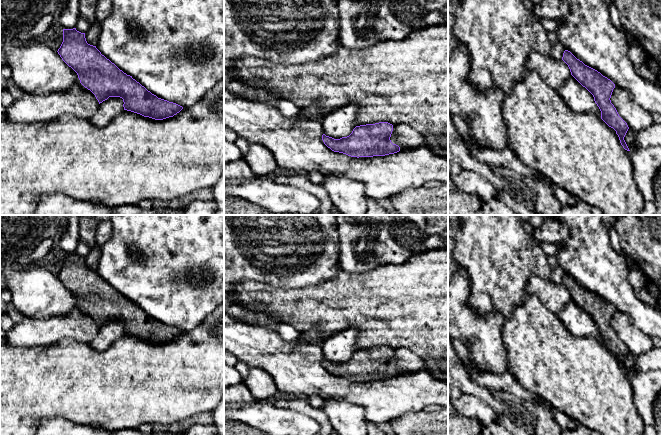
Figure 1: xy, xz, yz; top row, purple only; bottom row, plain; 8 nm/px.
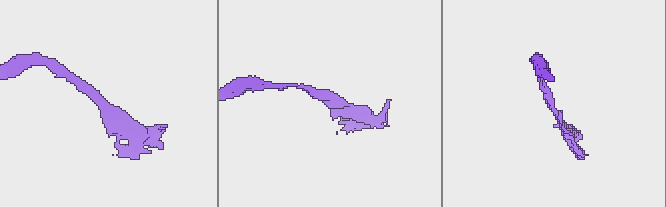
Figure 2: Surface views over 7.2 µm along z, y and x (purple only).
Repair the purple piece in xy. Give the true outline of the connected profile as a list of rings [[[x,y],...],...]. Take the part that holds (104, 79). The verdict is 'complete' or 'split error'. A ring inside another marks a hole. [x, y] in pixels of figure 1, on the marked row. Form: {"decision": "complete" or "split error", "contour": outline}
{"decision": "complete", "contour": [[[76,28],[63,29],[63,42],[57,52],[62,60],[77,73],[80,83],[95,95],[99,104],[109,97],[120,97],[124,102],[124,110],[155,120],[173,117],[183,109],[176,103],[158,98],[133,79],[132,76],[120,70],[102,55],[96,46],[88,44],[85,33],[77,31]]]}

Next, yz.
{"decision": "complete", "contour": [[[568,50],[564,51],[562,60],[568,65],[571,75],[593,95],[601,111],[601,119],[616,131],[623,148],[630,151],[624,140],[629,127],[610,100],[615,84],[597,70],[585,65]]]}

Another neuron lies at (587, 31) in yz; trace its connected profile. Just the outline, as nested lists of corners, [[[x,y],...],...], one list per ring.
[[[564,0],[570,5],[570,13],[557,20],[559,26],[555,32],[558,37],[558,42],[563,45],[565,50],[570,51],[577,59],[585,65],[597,70],[603,76],[610,79],[615,86],[628,90],[633,100],[651,113],[661,115],[661,87],[657,83],[650,83],[644,80],[636,71],[629,57],[629,42],[625,35],[618,31],[613,25],[609,13],[608,5],[605,0]]]

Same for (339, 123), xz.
[[[357,105],[337,108],[322,119],[323,134],[334,139],[349,136],[356,127],[357,116]]]

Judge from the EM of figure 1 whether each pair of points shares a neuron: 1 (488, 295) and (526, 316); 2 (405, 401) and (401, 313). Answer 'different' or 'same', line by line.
1: different
2: different

